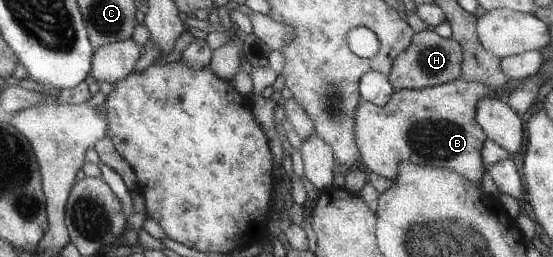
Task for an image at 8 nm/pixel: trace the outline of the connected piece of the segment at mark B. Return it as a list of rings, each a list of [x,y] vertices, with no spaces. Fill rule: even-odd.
[[[457,78],[456,80],[438,86],[421,88],[420,90],[394,90],[392,96],[389,98],[389,103],[387,105],[384,105],[383,107],[368,102],[367,100],[362,100],[362,102],[360,103],[360,107],[357,108],[356,111],[356,140],[360,147],[361,160],[363,161],[367,169],[369,169],[371,172],[377,173],[383,177],[387,177],[387,179],[392,179],[396,176],[397,165],[399,165],[399,163],[409,162],[414,163],[415,165],[451,170],[454,171],[458,176],[464,177],[469,181],[479,182],[482,174],[485,172],[485,167],[481,163],[479,151],[481,151],[481,145],[483,145],[483,141],[485,141],[487,135],[485,135],[484,130],[481,129],[481,126],[476,121],[476,105],[479,104],[479,101],[485,98],[503,99],[503,97],[507,97],[510,90],[516,87],[515,85],[517,85],[517,81],[523,80],[508,79],[508,83],[505,86],[502,86],[501,90],[494,90],[492,86],[486,86],[484,83],[481,82],[466,82],[465,80]]]

